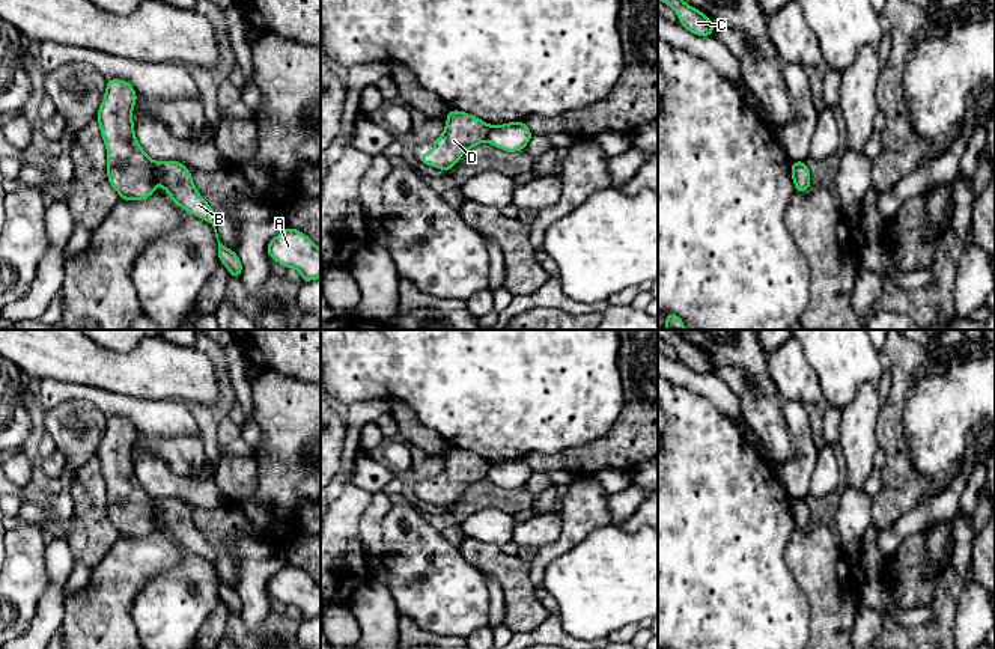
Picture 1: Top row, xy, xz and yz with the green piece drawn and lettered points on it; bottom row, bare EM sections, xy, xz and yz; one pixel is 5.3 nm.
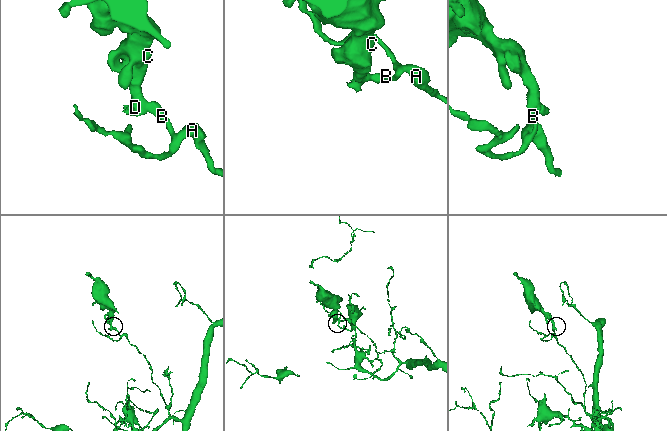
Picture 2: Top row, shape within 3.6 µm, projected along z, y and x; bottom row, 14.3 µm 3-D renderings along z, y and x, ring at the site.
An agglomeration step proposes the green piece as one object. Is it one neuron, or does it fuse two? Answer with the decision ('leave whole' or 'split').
split

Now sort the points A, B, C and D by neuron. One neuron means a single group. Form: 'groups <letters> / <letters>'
groups A B / C D

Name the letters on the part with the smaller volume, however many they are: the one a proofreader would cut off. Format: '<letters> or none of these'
C, D

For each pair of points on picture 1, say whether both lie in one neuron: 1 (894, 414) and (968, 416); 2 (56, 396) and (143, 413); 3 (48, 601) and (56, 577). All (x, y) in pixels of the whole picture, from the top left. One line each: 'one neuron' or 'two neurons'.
1: two neurons
2: one neuron
3: one neuron

